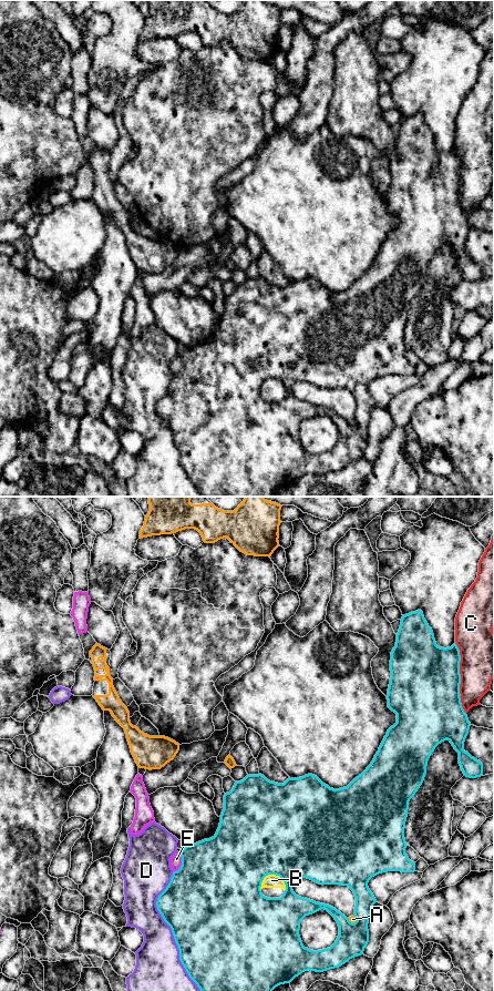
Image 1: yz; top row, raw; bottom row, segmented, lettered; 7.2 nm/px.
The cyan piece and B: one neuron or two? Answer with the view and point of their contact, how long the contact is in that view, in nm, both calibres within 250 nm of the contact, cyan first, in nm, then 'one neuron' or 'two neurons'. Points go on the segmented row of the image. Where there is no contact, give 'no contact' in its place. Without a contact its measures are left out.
yz (274, 874) | 200 nm | 500/100 nm | two neurons

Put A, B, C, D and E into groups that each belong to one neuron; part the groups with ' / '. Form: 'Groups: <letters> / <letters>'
Groups: A / B / C / D / E

